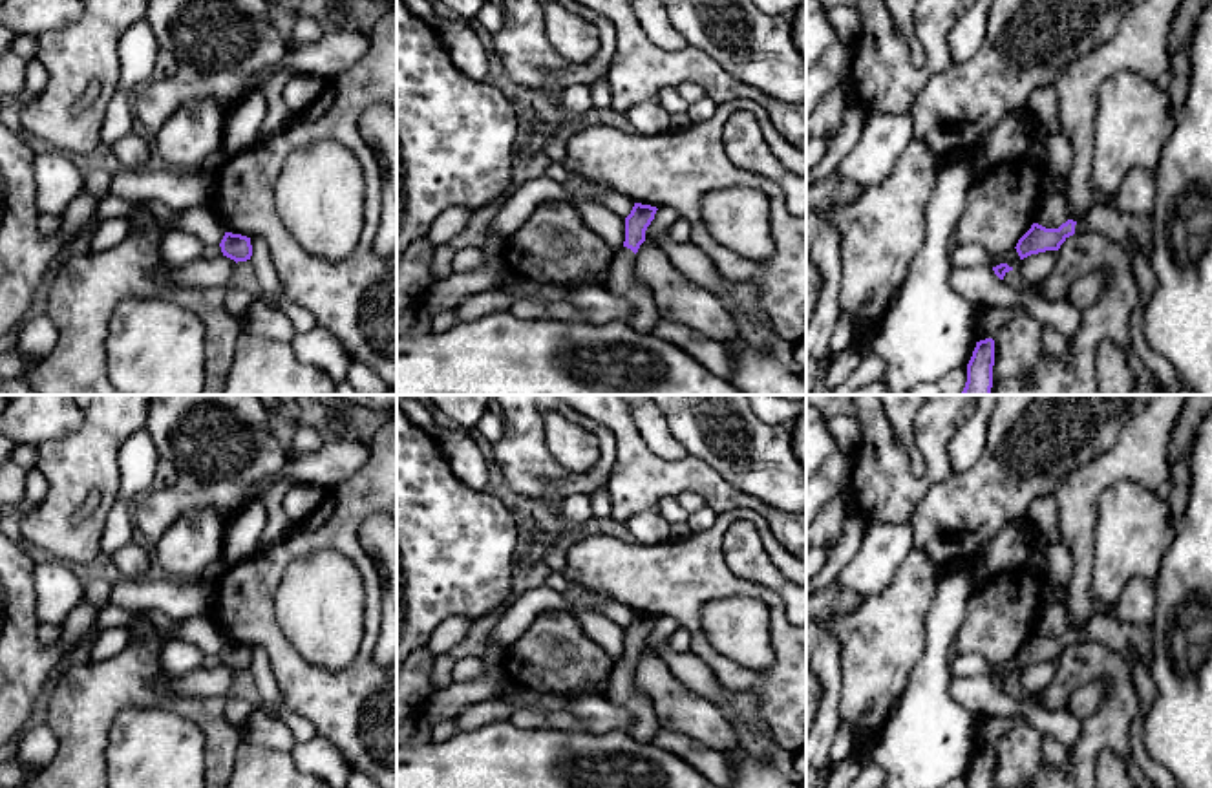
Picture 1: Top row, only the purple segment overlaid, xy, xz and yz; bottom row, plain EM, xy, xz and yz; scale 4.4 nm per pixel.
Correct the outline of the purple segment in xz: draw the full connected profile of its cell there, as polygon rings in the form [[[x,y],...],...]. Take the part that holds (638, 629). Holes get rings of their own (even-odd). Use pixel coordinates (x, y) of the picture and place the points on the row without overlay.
[[[634,612],[625,627],[623,656],[612,664],[603,691],[612,704],[625,708],[633,715],[633,724],[627,731],[640,744],[649,744],[660,729],[651,700],[634,686],[634,667],[645,651],[645,640],[656,620],[656,616]]]

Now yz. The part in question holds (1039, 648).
[[[1113,612],[1095,614],[1086,622],[1082,631],[1068,629],[1058,638],[1046,638],[1033,633],[1015,658],[1020,669],[1024,669],[1031,664],[1058,660],[1069,645],[1084,640],[1097,642],[1117,653],[1133,651],[1146,666],[1152,662],[1152,627],[1124,623]]]

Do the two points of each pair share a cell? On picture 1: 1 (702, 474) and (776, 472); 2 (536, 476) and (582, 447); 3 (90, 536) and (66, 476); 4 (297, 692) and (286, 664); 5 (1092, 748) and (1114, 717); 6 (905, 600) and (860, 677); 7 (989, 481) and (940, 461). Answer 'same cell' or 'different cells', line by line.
1: different cells
2: different cells
3: same cell
4: same cell
5: same cell
6: same cell
7: different cells

